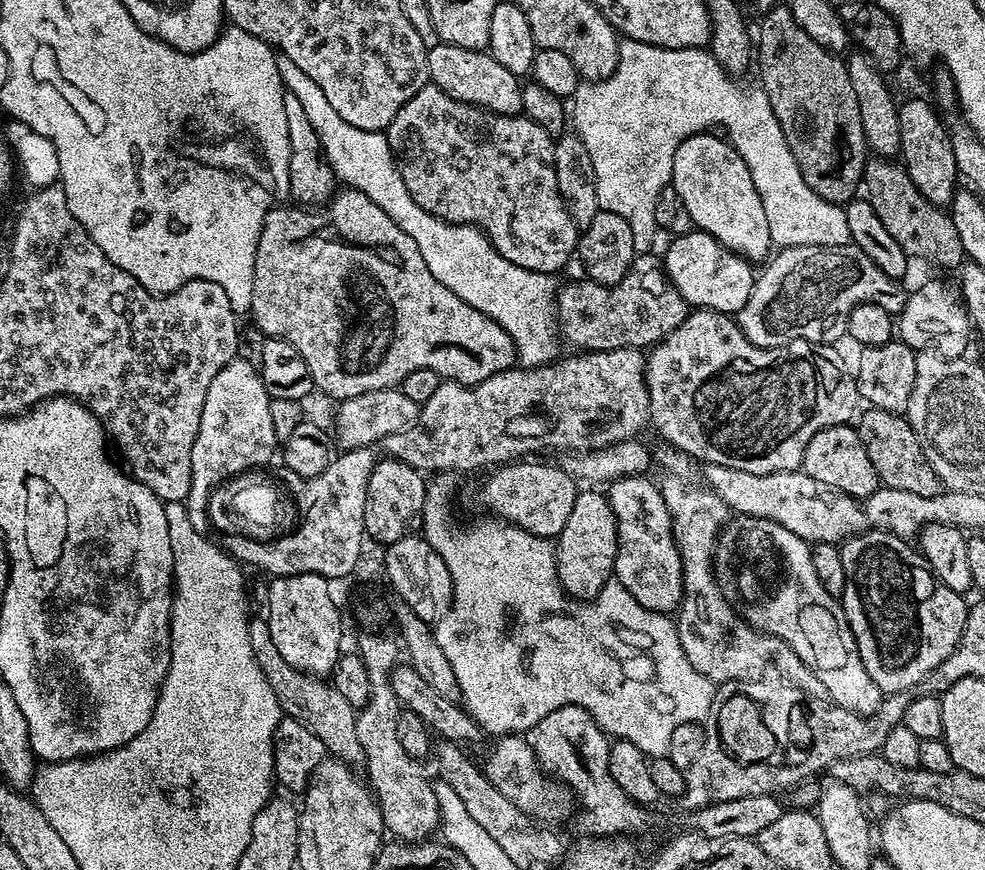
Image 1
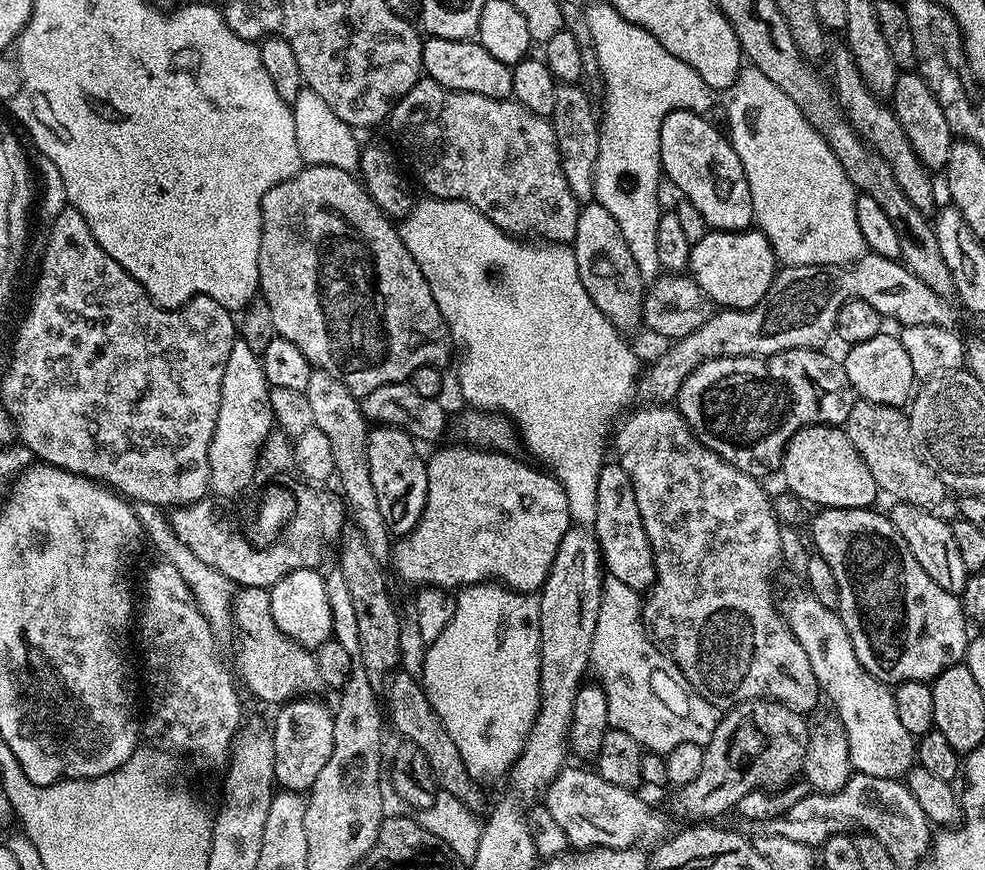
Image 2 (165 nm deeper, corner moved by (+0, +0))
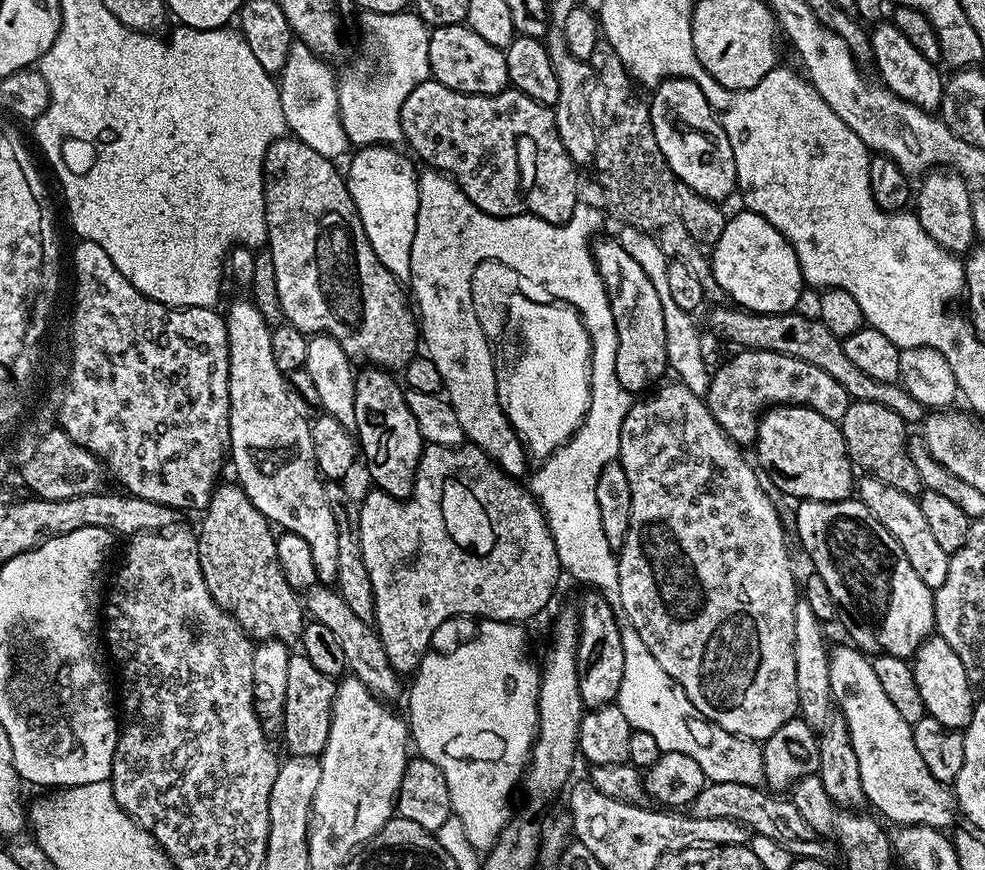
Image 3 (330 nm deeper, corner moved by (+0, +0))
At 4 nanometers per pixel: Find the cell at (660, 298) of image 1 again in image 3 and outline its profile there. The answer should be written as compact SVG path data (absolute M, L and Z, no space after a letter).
M716 306L711 310L712 317L709 318L708 324L712 327L713 334L737 344L737 349L757 348L786 354L790 358L802 358L802 362L810 362L810 366L819 366L821 370L826 370L826 374L830 374L830 378L842 382L842 390L846 390L846 394L852 400L878 402L878 406L894 410L894 414L898 414L908 426L919 425L923 421L926 409L904 389L903 384L878 382L870 378L870 374L858 370L858 366L854 366L854 362L846 358L843 339L830 334L830 329L819 318L812 317L811 320L808 316L799 316L799 311L796 310L778 314L749 312L739 306Z

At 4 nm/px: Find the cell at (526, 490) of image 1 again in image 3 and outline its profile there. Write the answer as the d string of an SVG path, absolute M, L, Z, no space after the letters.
M465 442L455 448L428 444L418 462L416 481L412 487L412 494L407 500L399 500L390 494L379 490L371 490L364 496L364 501L359 501L358 515L356 518L356 537L360 543L362 562L366 566L366 574L370 576L370 586L374 590L374 627L380 635L380 641L384 647L384 657L393 672L397 674L415 673L420 667L420 659L429 651L428 643L432 635L443 626L447 620L455 616L476 616L480 620L510 620L513 622L525 622L531 616L536 616L552 600L556 592L556 583L562 577L560 566L560 549L557 537L548 529L550 523L545 509L541 508L540 501L532 495L527 487L520 485L519 479L513 478L493 464L487 452L481 448Z

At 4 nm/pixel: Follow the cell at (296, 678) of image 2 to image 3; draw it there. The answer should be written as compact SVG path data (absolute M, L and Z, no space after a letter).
M221 483L215 488L208 507L202 512L204 521L200 524L196 549L198 562L202 566L202 578L206 582L206 590L210 592L210 598L216 605L233 617L253 641L299 641L306 623L306 612L298 599L297 589L292 588L290 582L286 582L286 574L282 574L273 525L257 510L254 502L246 498L239 483L231 483Z

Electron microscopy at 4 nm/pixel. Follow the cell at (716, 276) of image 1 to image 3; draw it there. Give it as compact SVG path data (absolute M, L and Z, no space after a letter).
M747 210L725 219L722 238L710 250L710 263L725 297L749 312L791 312L806 291L804 275L790 242L766 218Z

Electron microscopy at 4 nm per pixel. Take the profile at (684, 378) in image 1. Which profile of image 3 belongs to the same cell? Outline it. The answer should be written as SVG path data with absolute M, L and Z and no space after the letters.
M757 348L740 350L735 354L737 356L730 357L720 369L712 372L712 381L706 397L710 414L733 443L741 446L755 445L756 425L769 408L798 404L802 408L818 410L818 414L837 422L846 414L850 397L846 390L842 390L842 382L830 378L830 374L826 374L826 370L821 370L819 366L810 366L810 362L802 362L802 358L790 358L786 354Z

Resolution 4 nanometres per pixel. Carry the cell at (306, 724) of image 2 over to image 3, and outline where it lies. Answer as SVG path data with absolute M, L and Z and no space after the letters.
M302 654L289 655L282 729L284 728L284 744L291 755L319 757L323 752L326 738L330 738L336 685L337 681L333 677L314 670L313 664Z

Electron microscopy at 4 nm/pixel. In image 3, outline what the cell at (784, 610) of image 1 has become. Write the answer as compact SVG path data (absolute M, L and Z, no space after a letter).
M847 647L831 649L828 658L830 690L835 707L850 730L854 754L858 754L858 774L862 774L865 801L869 805L873 804L877 808L875 811L885 821L893 820L893 825L921 824L948 830L956 816L958 820L958 805L953 789L938 782L938 778L926 770L914 746L912 725L899 716L890 698L886 698L874 674L871 659L859 648Z

